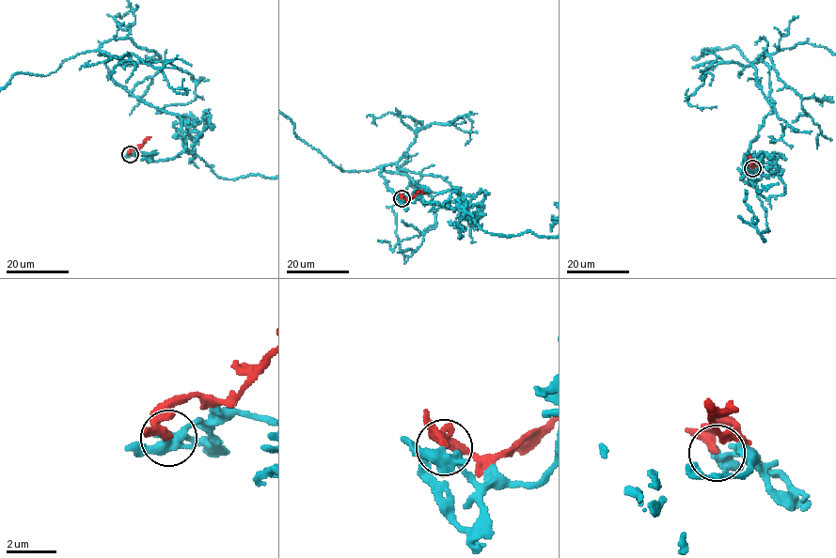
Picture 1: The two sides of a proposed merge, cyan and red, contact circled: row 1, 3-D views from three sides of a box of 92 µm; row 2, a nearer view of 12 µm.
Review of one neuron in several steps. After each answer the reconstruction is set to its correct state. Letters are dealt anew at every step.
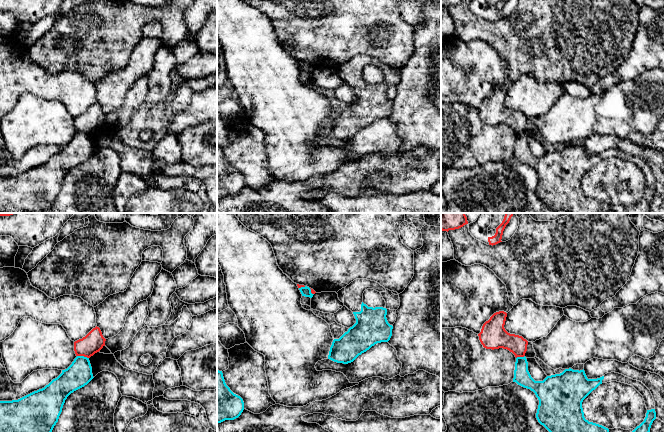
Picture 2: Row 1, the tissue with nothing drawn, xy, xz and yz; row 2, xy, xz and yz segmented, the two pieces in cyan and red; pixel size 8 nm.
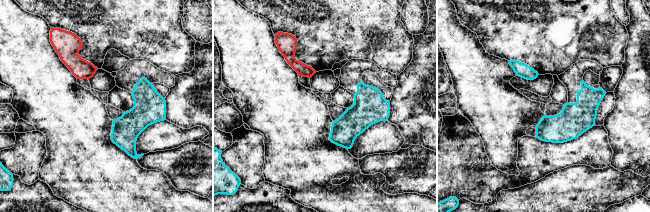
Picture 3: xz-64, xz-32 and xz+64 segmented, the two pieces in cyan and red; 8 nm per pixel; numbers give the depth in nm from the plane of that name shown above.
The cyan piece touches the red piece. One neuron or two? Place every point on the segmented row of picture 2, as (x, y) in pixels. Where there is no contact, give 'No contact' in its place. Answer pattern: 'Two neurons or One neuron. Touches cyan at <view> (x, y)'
Two neurons. Touches cyan at xy (83, 356)

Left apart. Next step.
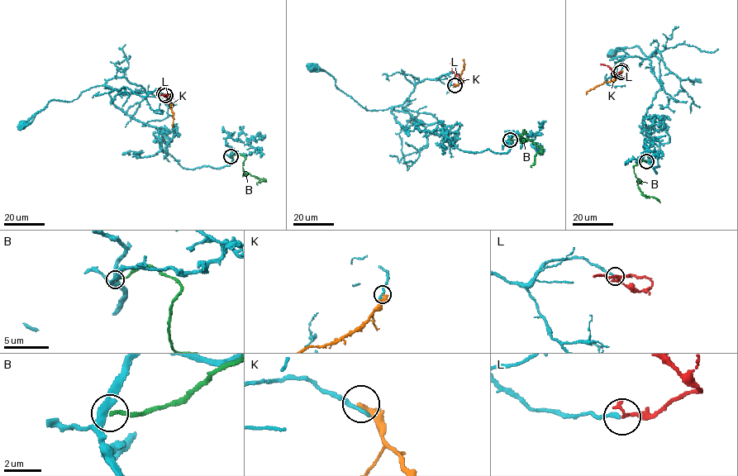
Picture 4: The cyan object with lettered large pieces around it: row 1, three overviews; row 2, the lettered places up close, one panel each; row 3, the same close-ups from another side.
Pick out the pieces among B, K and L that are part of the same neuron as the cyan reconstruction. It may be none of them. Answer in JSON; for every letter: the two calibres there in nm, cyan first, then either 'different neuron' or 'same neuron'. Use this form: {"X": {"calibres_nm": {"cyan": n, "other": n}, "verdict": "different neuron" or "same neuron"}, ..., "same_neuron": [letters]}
{"B": {"calibres_nm": {"cyan": 280, "other": 180}, "verdict": "different neuron"}, "K": {"calibres_nm": {"cyan": 260, "other": 260}, "verdict": "different neuron"}, "L": {"calibres_nm": {"cyan": 180, "other": 150}, "verdict": "same neuron"}, "same_neuron": ["L"]}

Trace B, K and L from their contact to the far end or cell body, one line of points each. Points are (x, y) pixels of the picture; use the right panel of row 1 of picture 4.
B: (646, 161), (634, 166), (637, 185), (644, 195), (655, 197), (660, 202)
K: (621, 70), (613, 79), (596, 85), (586, 94)
L: (621, 71), (614, 74), (607, 66), (600, 64)

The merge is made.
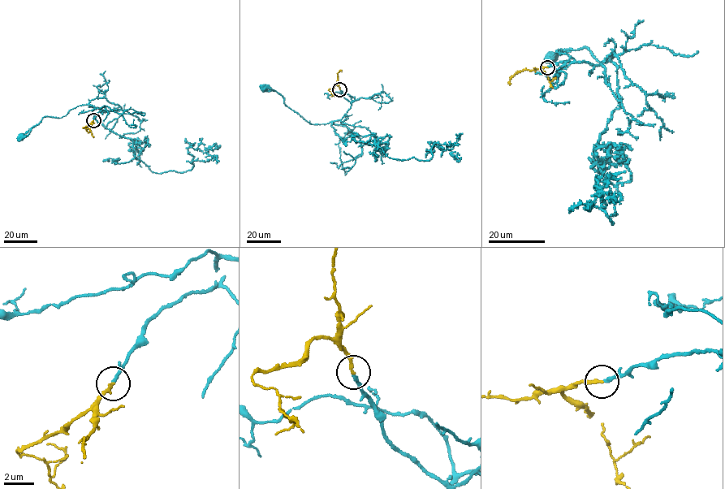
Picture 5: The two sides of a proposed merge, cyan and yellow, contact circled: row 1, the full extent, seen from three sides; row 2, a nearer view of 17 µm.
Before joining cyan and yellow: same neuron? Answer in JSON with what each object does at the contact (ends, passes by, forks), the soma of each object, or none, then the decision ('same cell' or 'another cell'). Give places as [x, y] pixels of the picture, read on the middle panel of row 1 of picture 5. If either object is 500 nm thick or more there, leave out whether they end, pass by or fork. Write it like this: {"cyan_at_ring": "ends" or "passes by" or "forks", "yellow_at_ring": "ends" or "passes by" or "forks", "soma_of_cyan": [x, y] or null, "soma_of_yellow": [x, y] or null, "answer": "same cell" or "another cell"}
{"cyan_at_ring": "ends", "yellow_at_ring": "ends", "soma_of_cyan": [263, 88], "soma_of_yellow": null, "answer": "same cell"}

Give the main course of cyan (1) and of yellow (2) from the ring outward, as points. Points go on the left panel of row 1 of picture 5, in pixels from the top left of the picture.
1: (93, 120), (105, 107), (87, 104), (76, 106), (60, 118), (45, 116), (20, 136)
2: (93, 120), (83, 127), (87, 130), (86, 127)

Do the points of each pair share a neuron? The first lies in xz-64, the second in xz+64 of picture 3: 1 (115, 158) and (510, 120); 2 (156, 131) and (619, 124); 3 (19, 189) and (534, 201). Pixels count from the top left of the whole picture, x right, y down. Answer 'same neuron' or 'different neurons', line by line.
1: same neuron
2: different neurons
3: same neuron

